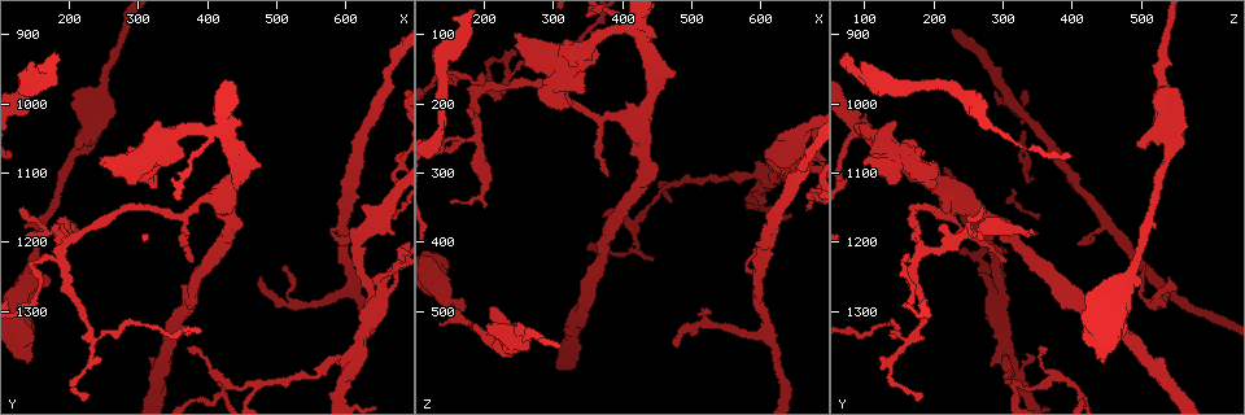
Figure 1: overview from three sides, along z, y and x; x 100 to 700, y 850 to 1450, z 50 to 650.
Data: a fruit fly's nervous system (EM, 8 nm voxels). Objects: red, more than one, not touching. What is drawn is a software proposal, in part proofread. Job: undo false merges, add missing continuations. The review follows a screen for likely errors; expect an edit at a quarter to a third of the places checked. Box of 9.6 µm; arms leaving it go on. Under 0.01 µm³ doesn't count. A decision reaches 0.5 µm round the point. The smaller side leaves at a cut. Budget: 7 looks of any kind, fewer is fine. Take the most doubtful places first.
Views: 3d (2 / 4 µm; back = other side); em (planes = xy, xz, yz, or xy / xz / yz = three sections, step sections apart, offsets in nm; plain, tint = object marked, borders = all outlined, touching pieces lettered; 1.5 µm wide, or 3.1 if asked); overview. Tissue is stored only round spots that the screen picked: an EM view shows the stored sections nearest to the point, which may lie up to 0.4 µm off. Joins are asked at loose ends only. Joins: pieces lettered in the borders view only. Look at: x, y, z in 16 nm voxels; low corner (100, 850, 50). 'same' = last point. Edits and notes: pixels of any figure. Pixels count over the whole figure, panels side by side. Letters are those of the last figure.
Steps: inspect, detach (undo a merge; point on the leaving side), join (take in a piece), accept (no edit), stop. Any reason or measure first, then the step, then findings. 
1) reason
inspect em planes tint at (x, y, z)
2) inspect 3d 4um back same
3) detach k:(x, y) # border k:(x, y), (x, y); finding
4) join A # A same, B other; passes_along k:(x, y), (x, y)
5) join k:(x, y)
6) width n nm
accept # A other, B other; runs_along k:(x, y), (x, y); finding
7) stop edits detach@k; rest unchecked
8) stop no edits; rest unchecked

tapers out
inspect 3d 2um back at (605, 1190, 435)

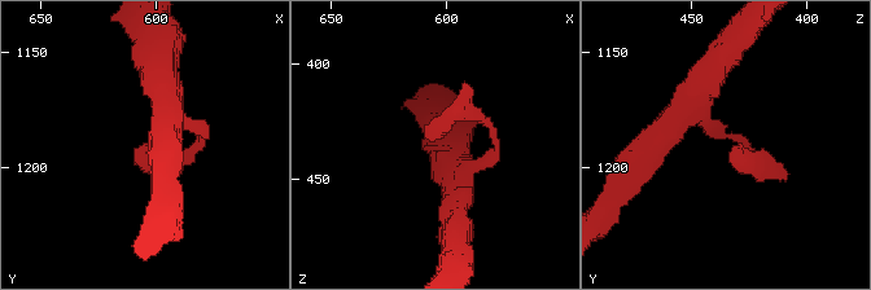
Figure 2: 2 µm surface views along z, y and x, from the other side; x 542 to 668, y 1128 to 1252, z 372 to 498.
arm_widths 220, 260 nm; need the tissue
inspect em xy step 4 borders at (609, 1194, 432)

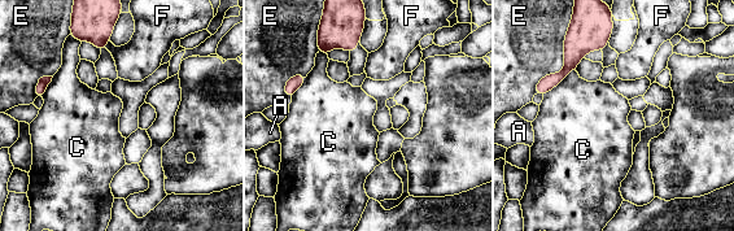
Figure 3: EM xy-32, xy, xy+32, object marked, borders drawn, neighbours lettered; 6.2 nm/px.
another direction
inspect em planes borders same

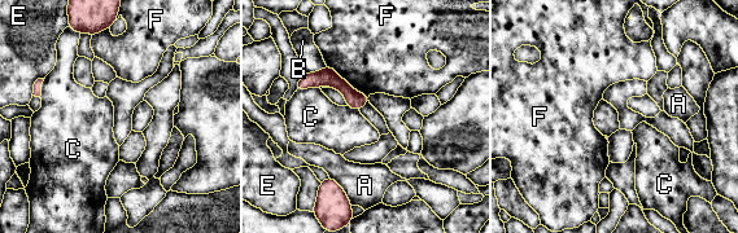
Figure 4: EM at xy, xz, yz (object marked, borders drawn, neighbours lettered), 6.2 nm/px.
accept # A other, B other, C other, E other, F other; none of them fits

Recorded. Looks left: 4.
tapers out
inspect em xy step 8 borders at (480, 1270, 550)

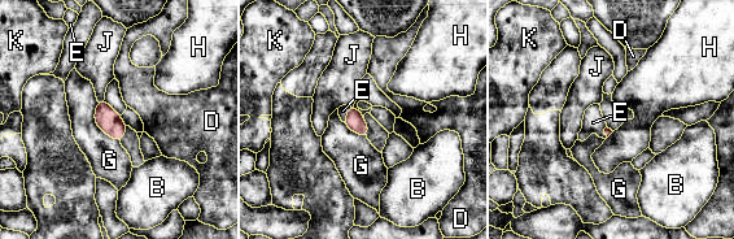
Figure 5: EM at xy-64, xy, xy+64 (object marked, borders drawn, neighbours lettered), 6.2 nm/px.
inspect em planes borders same

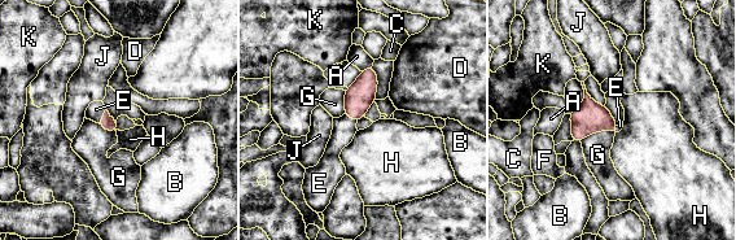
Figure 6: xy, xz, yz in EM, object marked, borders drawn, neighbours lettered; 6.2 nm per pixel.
join E # A other, B other, C other, D other, E same, F other, G other, H other, J other, K other; passes_along 6:(106, 122), (103, 117), (96, 109); the neuron continues

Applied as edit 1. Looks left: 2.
inspect overview

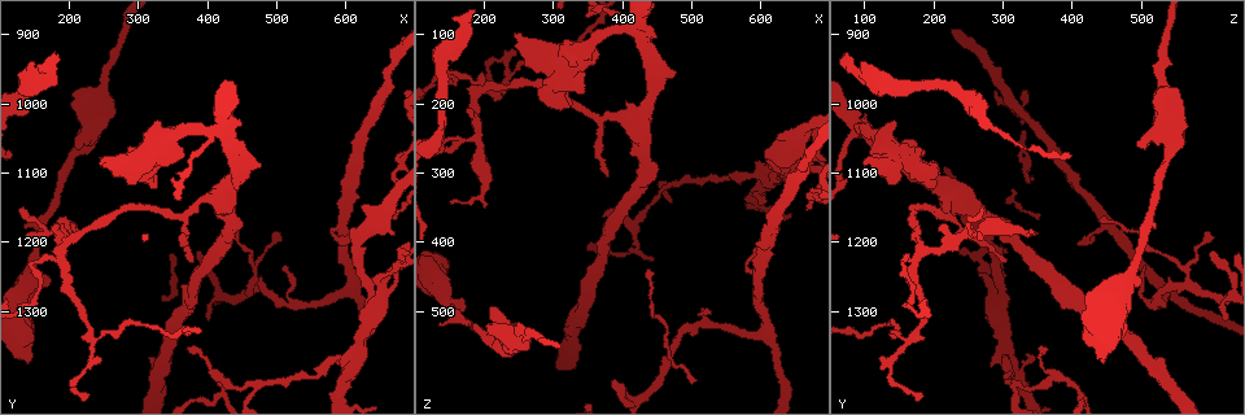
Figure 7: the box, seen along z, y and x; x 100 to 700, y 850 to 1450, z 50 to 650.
branch stops here
inspect em planes borders at (370, 1350, 360)

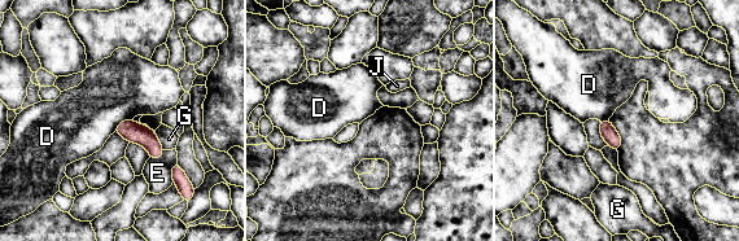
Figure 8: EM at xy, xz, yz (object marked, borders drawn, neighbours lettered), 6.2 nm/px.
longest_contact D 150 nm
accept # D other, E other, G other, J other; none of them fits

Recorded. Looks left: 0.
stop edits join@6; rest unchecked

